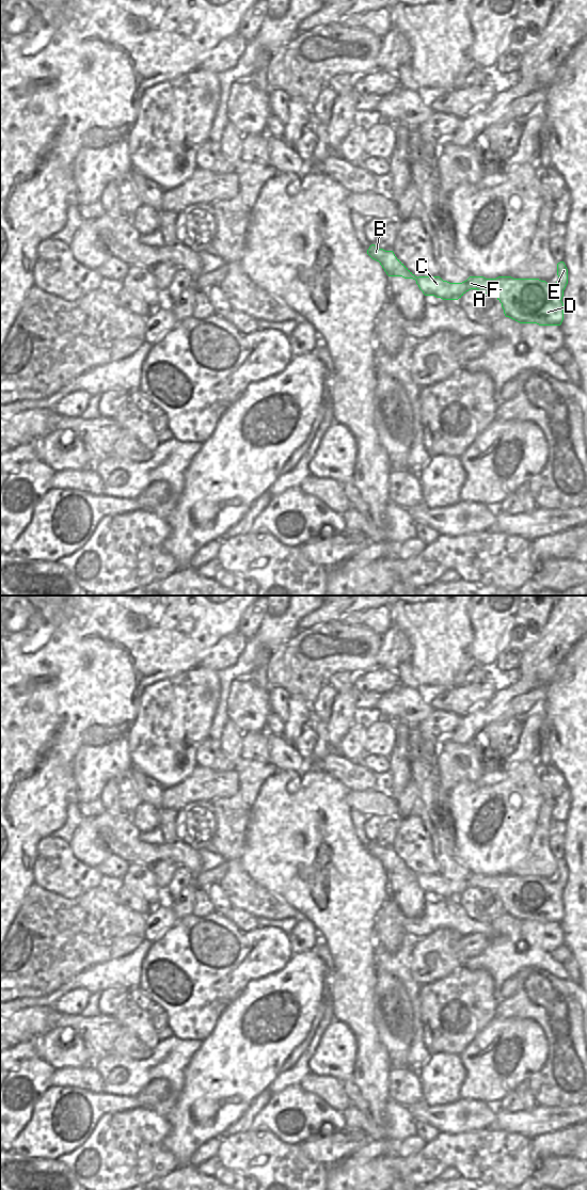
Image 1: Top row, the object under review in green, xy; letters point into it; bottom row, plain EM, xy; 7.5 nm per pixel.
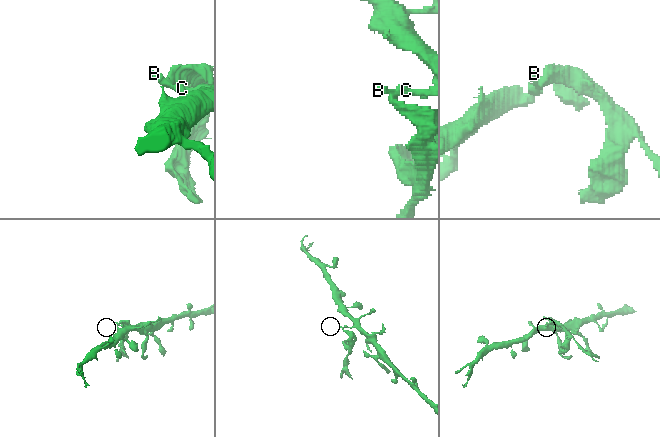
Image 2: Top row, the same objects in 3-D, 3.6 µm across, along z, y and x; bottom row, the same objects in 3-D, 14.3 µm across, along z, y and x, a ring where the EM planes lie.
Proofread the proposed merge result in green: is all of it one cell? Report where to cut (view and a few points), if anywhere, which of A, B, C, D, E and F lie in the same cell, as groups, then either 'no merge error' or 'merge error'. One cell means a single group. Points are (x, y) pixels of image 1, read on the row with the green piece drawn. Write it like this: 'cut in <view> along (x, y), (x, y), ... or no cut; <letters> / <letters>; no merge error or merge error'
cut in xy along (417, 278), (415, 280); A C D E F / B; merge error

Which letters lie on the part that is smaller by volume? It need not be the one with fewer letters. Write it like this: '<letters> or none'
B

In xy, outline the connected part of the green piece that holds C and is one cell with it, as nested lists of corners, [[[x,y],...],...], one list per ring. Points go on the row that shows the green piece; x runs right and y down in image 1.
[[[564,261],[557,264],[557,275],[559,280],[554,285],[539,279],[513,279],[511,276],[498,276],[496,279],[470,276],[462,283],[449,283],[440,276],[418,276],[416,284],[425,296],[434,296],[443,300],[458,300],[466,291],[477,289],[482,293],[494,296],[502,303],[505,316],[520,323],[560,326],[564,320],[561,299],[568,284],[568,269]]]

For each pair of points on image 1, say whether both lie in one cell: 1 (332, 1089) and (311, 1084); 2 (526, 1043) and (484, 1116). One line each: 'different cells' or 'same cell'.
1: same cell
2: different cells

